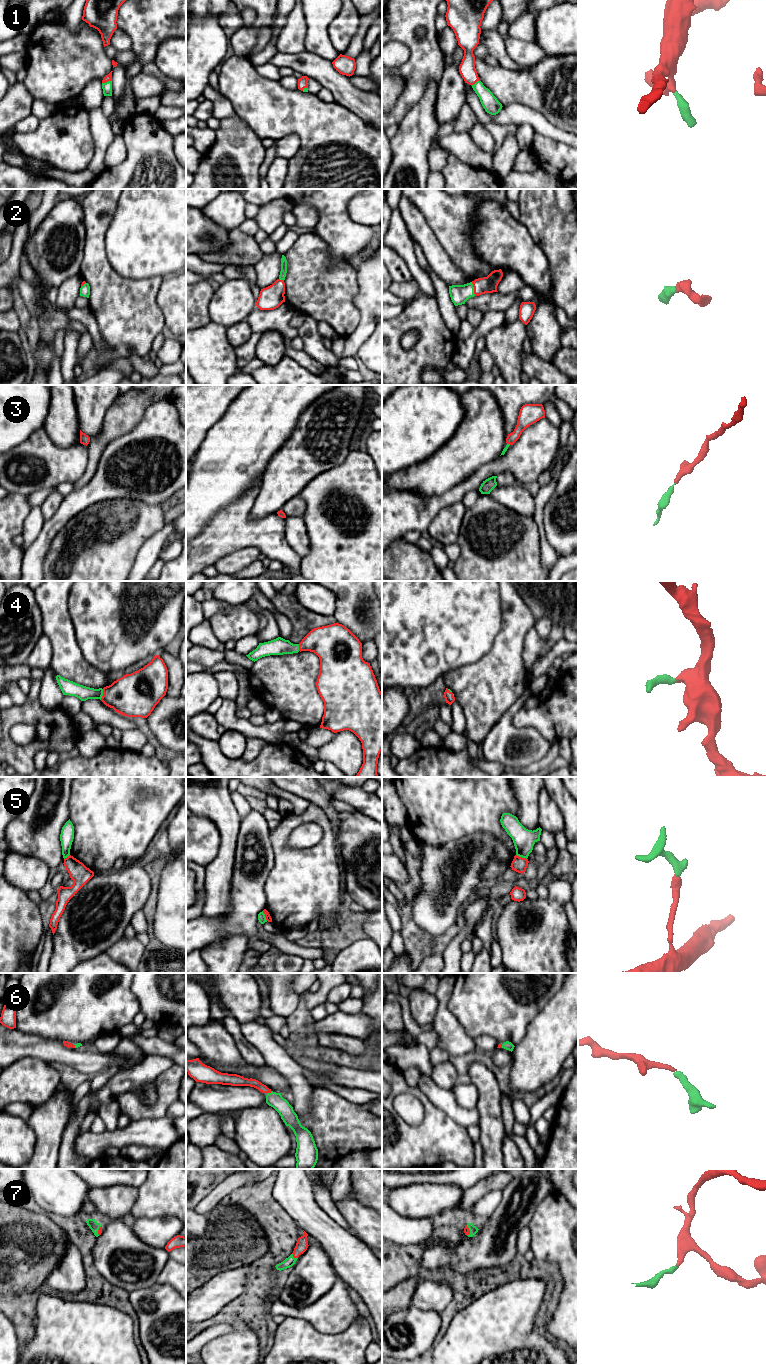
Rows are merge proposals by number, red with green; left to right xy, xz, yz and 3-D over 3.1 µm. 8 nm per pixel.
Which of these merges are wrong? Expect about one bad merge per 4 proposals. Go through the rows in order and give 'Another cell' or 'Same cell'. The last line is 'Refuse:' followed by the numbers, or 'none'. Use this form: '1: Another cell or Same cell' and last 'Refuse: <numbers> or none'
1: Same cell
2: Same cell
3: Same cell
4: Same cell
5: Another cell
6: Same cell
7: Same cell
Refuse: 5

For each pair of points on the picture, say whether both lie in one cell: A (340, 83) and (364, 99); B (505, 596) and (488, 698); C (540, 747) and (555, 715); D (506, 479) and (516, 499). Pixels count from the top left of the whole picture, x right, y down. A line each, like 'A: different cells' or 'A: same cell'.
A: same cell
B: same cell
C: different cells
D: different cells

